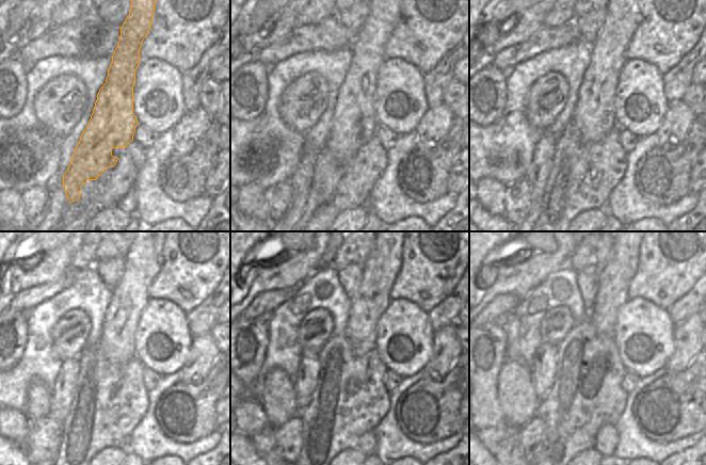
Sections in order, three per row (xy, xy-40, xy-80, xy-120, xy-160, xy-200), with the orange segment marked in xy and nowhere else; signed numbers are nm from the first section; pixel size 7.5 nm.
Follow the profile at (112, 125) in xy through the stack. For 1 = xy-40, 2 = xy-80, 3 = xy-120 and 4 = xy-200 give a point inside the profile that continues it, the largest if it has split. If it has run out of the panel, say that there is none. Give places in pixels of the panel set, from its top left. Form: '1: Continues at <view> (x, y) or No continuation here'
1: Continues at xy-40 (354, 124)
2: Continues at xy-80 (594, 117)
3: Continues at xy-120 (144, 259)
4: Continues at xy-200 (623, 254).

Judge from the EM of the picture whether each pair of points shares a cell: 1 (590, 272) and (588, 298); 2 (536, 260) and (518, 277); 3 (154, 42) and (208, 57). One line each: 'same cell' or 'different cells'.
1: same cell
2: same cell
3: different cells

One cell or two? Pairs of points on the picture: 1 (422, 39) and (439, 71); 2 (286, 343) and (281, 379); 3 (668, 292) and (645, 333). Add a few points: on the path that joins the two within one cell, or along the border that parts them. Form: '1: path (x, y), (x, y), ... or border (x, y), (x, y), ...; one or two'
1: border (453, 47), (430, 70), (423, 74); two
2: border (292, 379), (281, 368), (273, 368), (262, 384); two
3: border (636, 298), (645, 298), (668, 310); two

